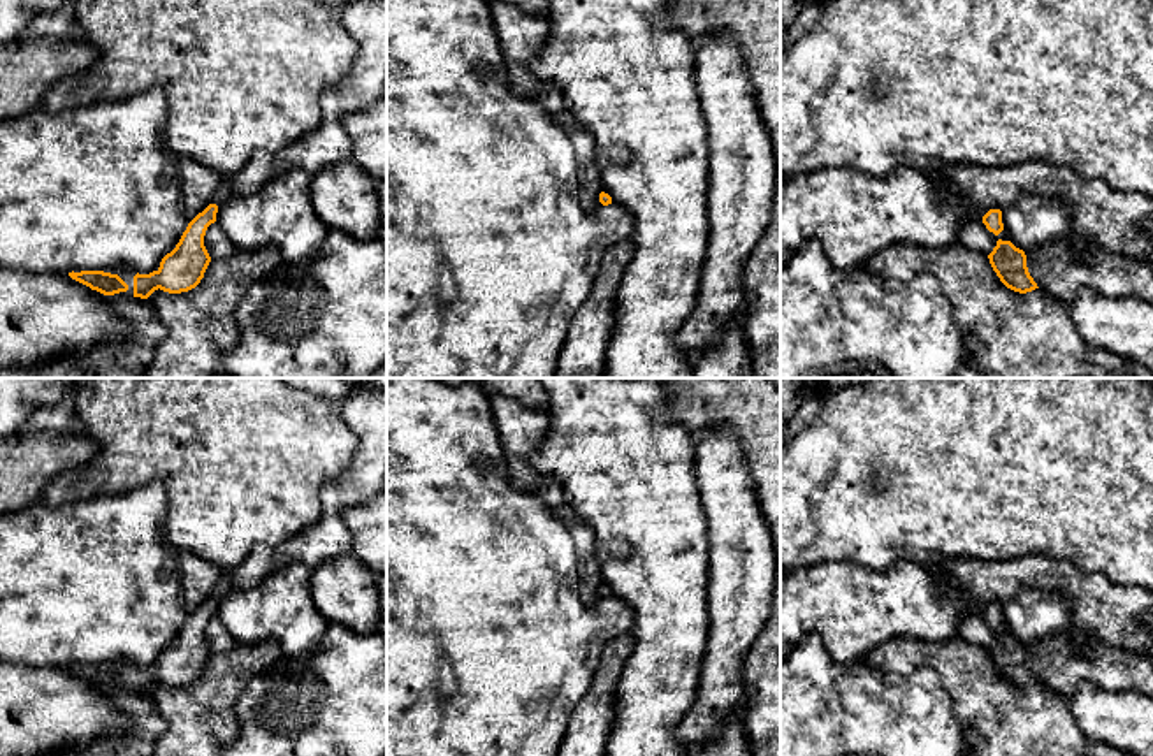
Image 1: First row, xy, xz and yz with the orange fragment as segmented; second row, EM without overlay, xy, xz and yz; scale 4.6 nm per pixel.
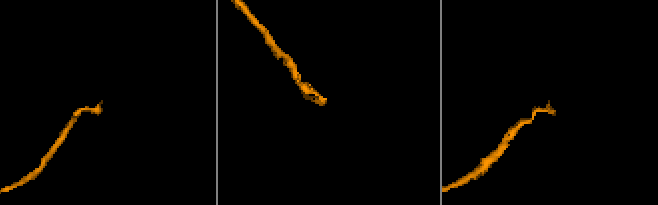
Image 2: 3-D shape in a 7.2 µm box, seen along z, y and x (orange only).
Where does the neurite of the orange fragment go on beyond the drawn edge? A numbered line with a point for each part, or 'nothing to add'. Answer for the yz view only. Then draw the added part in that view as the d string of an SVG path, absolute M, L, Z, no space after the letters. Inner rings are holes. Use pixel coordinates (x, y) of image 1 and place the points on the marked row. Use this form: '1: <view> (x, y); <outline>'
1: yz (1057, 268); M1049 241L1025 255L1037 287L1065 304L1081 288L1153 304L1153 265L1141 258L1086 246L1072 248L1067 241Z

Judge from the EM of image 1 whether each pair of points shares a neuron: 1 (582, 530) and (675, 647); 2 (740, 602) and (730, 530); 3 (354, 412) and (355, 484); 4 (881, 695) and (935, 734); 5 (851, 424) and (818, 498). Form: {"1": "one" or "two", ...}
{"1": "two", "2": "one", "3": "one", "4": "one", "5": "one"}

